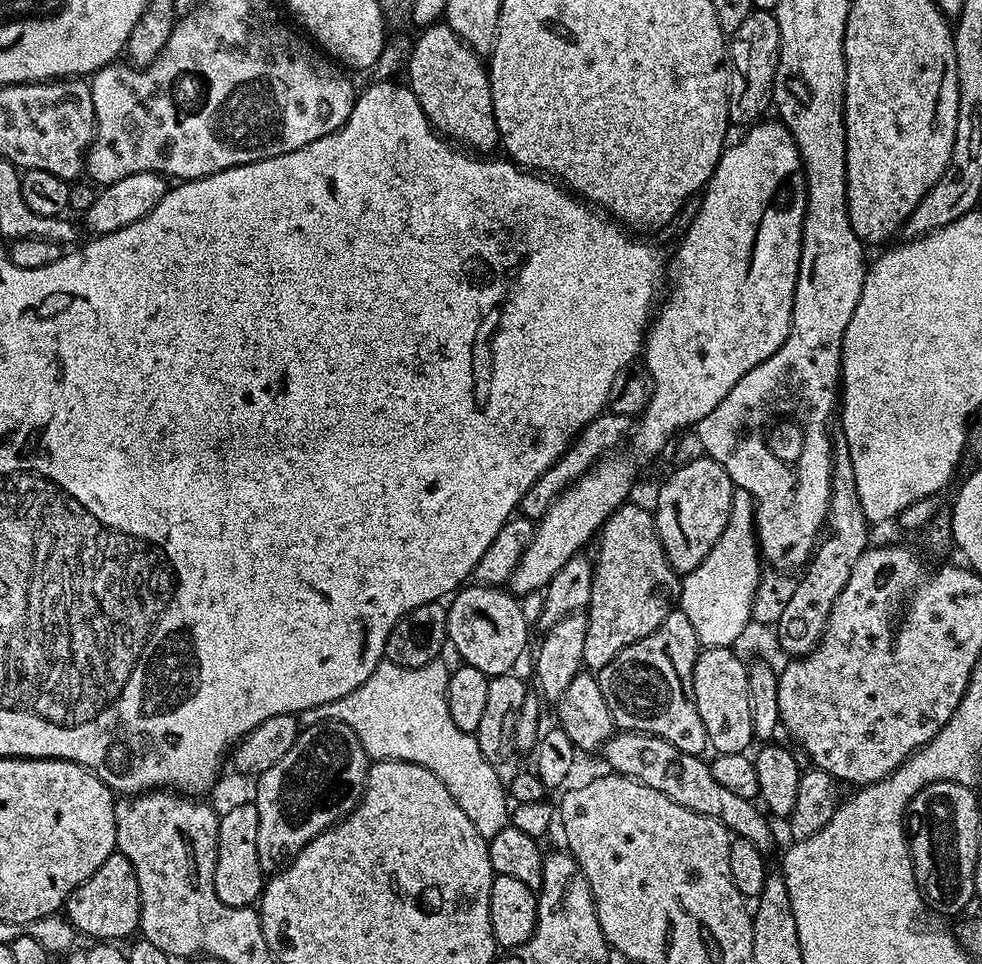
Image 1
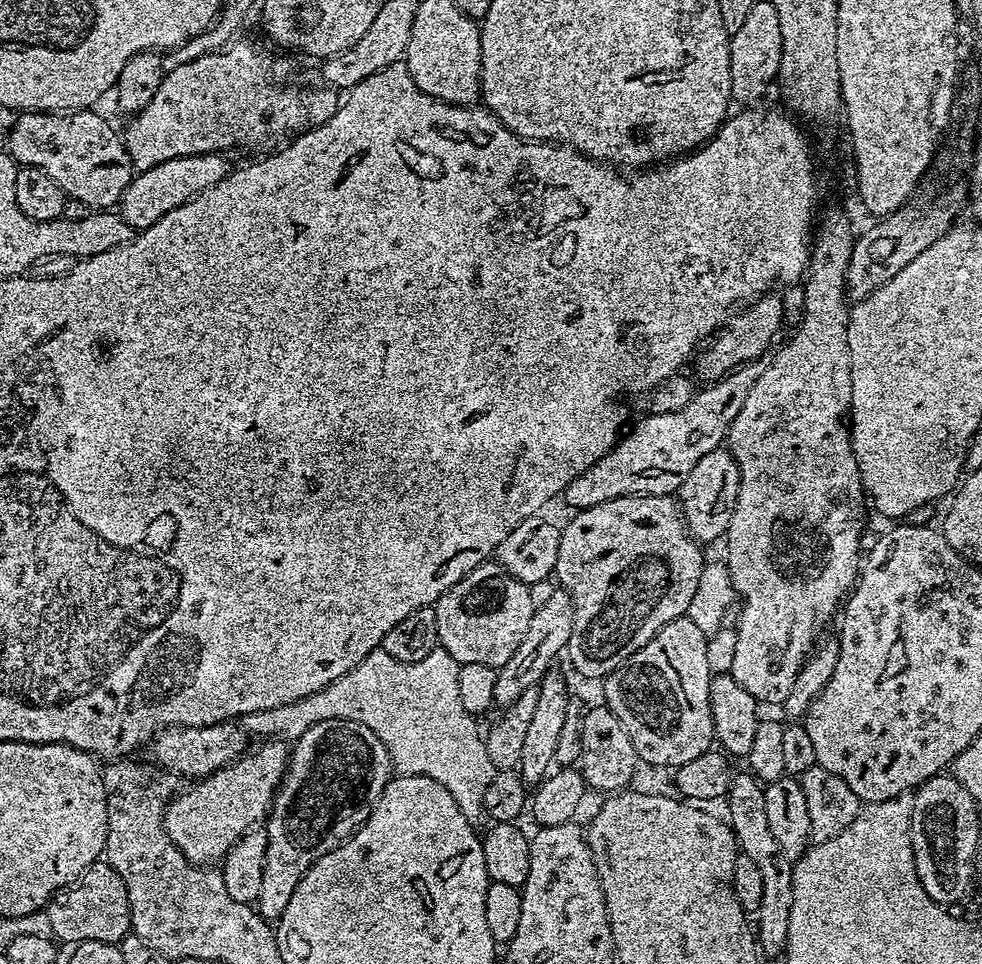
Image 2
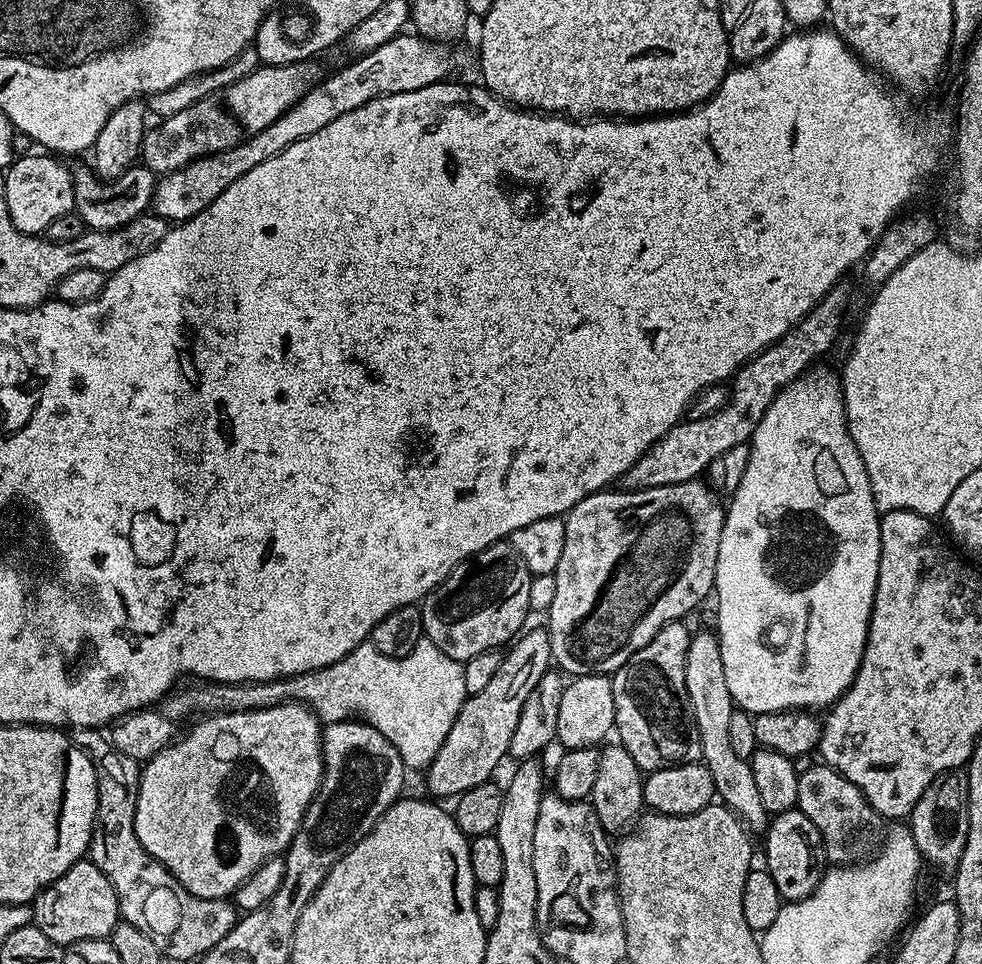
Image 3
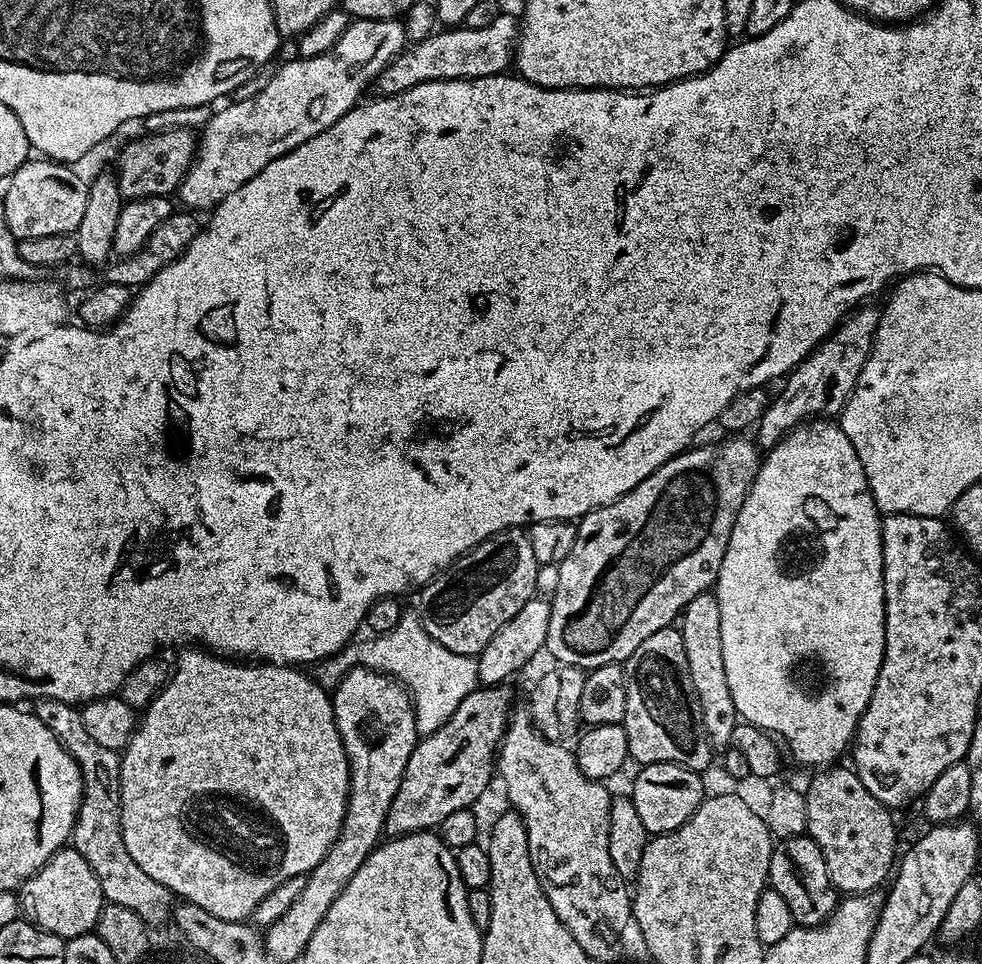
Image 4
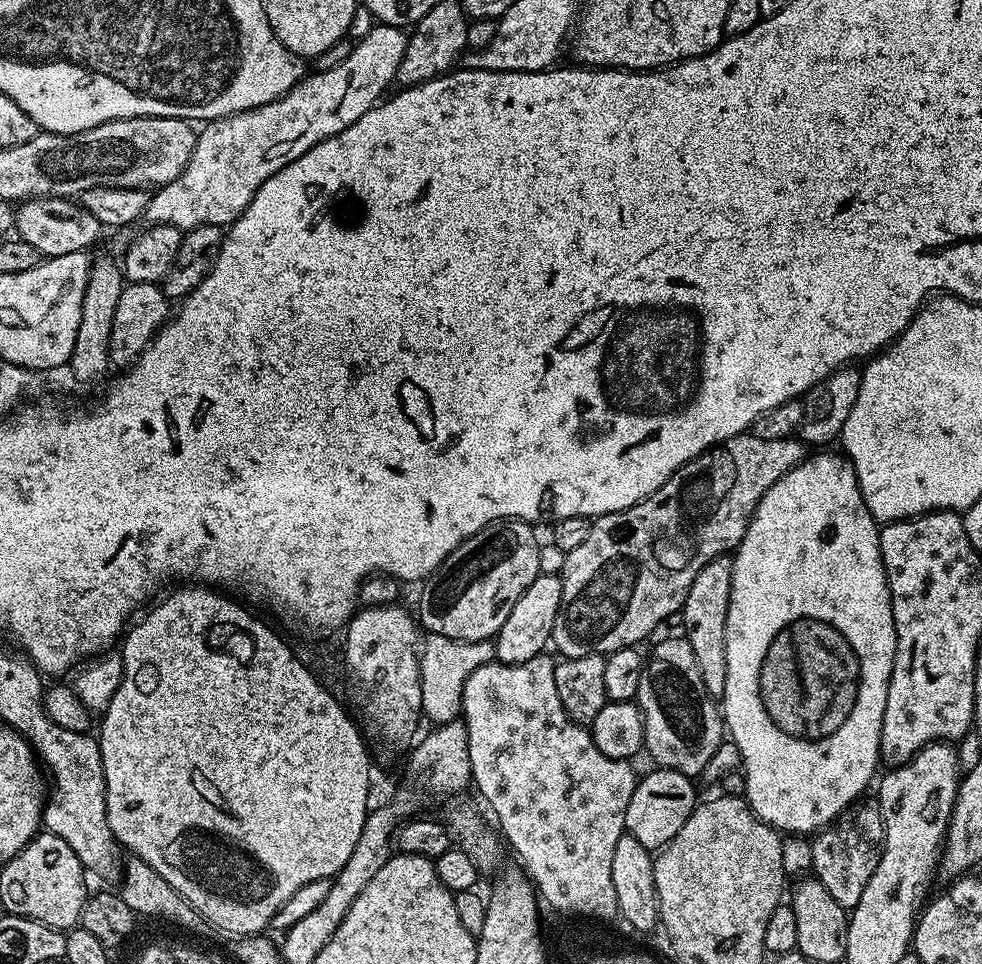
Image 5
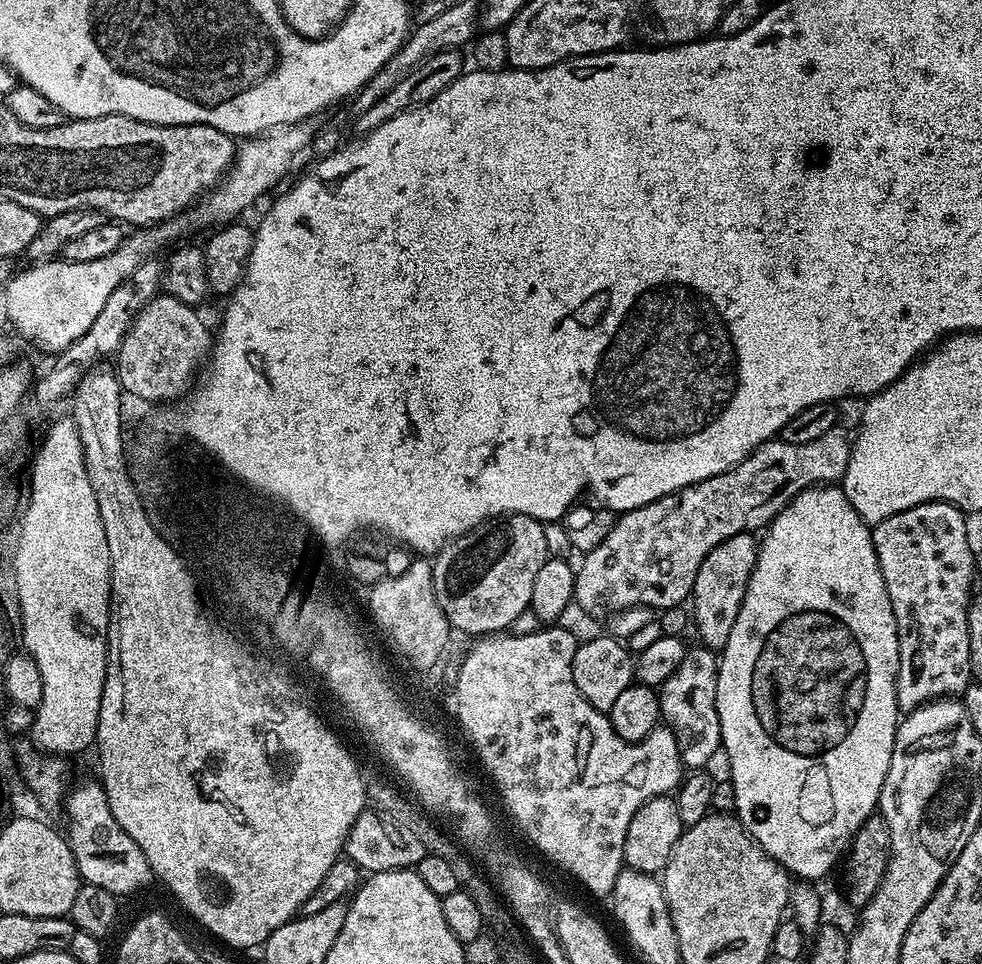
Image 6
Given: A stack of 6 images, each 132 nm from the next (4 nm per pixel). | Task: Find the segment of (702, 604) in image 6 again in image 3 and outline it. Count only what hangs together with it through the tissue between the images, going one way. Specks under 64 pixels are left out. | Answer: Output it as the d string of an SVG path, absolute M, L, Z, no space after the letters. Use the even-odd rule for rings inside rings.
M715 631L692 632L690 646L686 650L686 690L690 694L690 710L694 710L694 722L698 726L700 760L710 770L710 778L714 778L716 796L753 833L763 833L770 814L766 806L762 806L762 797L754 782L754 770L749 761L738 758L730 743L730 718L738 709L726 686L726 666L722 666L720 638Z

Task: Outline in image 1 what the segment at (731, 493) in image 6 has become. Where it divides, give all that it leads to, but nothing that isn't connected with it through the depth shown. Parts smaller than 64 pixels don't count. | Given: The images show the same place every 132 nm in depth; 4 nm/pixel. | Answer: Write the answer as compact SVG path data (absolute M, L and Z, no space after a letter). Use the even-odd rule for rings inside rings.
M625 502L619 510L609 516L604 522L604 527L598 533L598 544L600 540L600 549L594 552L594 567L592 569L592 593L590 594L590 602L586 609L588 617L588 625L586 626L586 647L582 650L584 655L584 668L588 670L599 670L604 668L610 663L616 655L622 650L626 650L626 646L630 646L634 642L638 642L642 638L646 638L649 634L668 617L668 613L673 611L674 597L679 593L682 583L681 577L677 575L675 569L672 568L670 562L664 553L662 542L658 538L658 530L656 529L656 517L651 511L648 512L644 508L639 508L638 505L632 504L633 502Z

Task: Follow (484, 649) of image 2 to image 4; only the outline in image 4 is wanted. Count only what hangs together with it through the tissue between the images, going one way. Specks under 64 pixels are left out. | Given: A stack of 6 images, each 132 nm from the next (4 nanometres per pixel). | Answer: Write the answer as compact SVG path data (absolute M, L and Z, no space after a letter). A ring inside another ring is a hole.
M517 526L508 528L505 532L496 532L490 538L486 538L480 544L475 544L469 552L453 562L450 567L439 572L430 583L419 589L418 597L420 596L420 609L418 615L422 626L426 630L426 634L430 634L430 638L434 638L434 642L442 642L442 646L446 646L446 650L450 650L454 654L462 654L463 656L471 656L473 658L480 655L480 651L486 646L486 642L490 642L490 638L494 638L494 634L498 634L498 630L502 630L502 626L506 622L510 622L510 618L514 618L514 614L518 614L518 610L522 610L522 606L526 606L526 602L530 602L537 595L535 578L538 575L538 565L534 558L534 549L531 548L528 541L528 533L523 527Z

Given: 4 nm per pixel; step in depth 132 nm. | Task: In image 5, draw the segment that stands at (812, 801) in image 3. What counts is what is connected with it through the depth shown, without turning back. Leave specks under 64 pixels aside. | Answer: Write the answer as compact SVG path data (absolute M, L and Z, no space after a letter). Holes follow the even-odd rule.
M857 802L847 808L844 813L811 837L812 867L815 879L826 886L826 890L834 897L834 902L845 910L858 906L866 885L878 870L880 850L884 846L884 819L875 803Z

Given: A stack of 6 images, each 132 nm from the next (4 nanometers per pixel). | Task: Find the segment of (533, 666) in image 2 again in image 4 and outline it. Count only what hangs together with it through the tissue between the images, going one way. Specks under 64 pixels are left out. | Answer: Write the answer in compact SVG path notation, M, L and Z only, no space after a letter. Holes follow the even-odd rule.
M477 686L466 698L462 698L458 710L450 714L441 728L434 730L434 734L417 739L416 749L410 754L410 762L406 762L398 794L394 794L394 802L390 802L390 810L386 814L384 831L389 837L439 829L443 819L456 810L471 809L478 794L486 789L486 784L494 775L494 761L498 755L500 739L508 726L510 709L513 707L511 704L512 692L508 686Z

